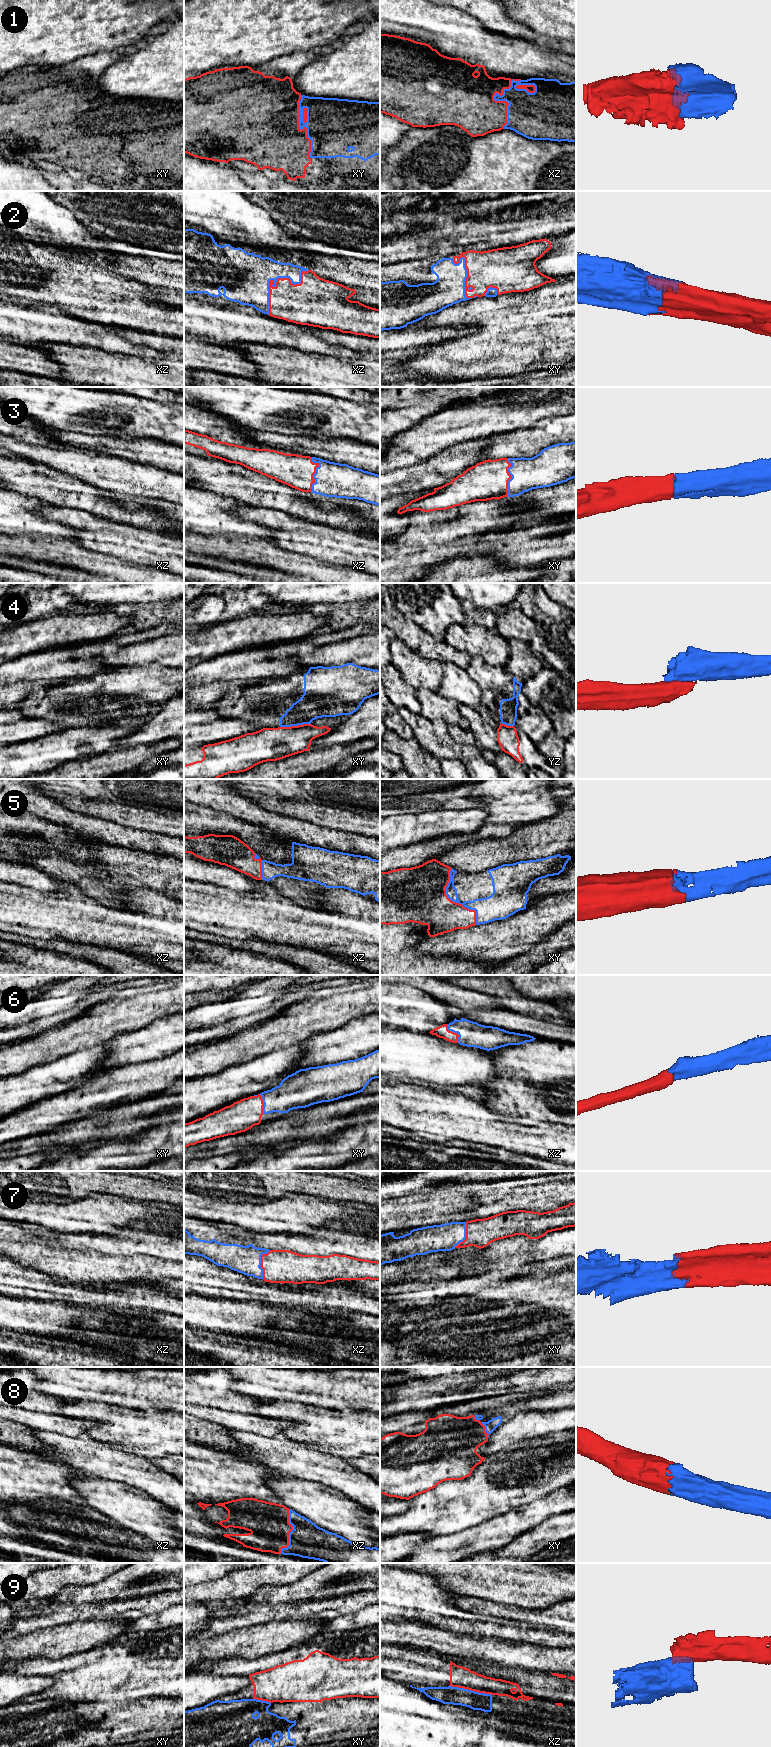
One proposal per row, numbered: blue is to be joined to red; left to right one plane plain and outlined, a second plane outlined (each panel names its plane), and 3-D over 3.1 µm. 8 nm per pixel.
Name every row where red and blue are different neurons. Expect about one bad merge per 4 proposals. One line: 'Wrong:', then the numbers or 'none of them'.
Wrong: 4, 9

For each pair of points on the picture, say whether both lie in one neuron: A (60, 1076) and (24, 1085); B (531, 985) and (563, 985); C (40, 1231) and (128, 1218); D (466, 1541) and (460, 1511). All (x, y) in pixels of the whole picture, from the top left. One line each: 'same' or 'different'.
A: same
B: same
C: same
D: different

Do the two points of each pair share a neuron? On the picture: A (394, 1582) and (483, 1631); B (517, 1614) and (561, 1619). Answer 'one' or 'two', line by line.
A: one
B: one

